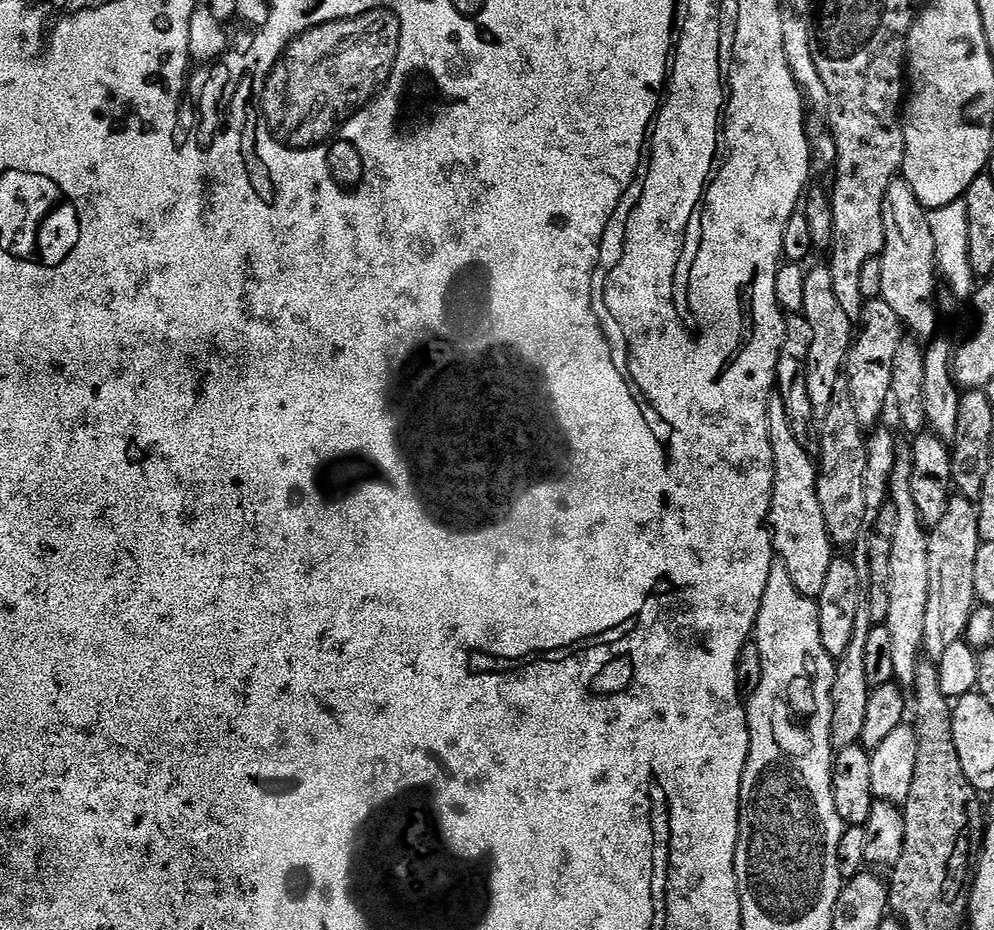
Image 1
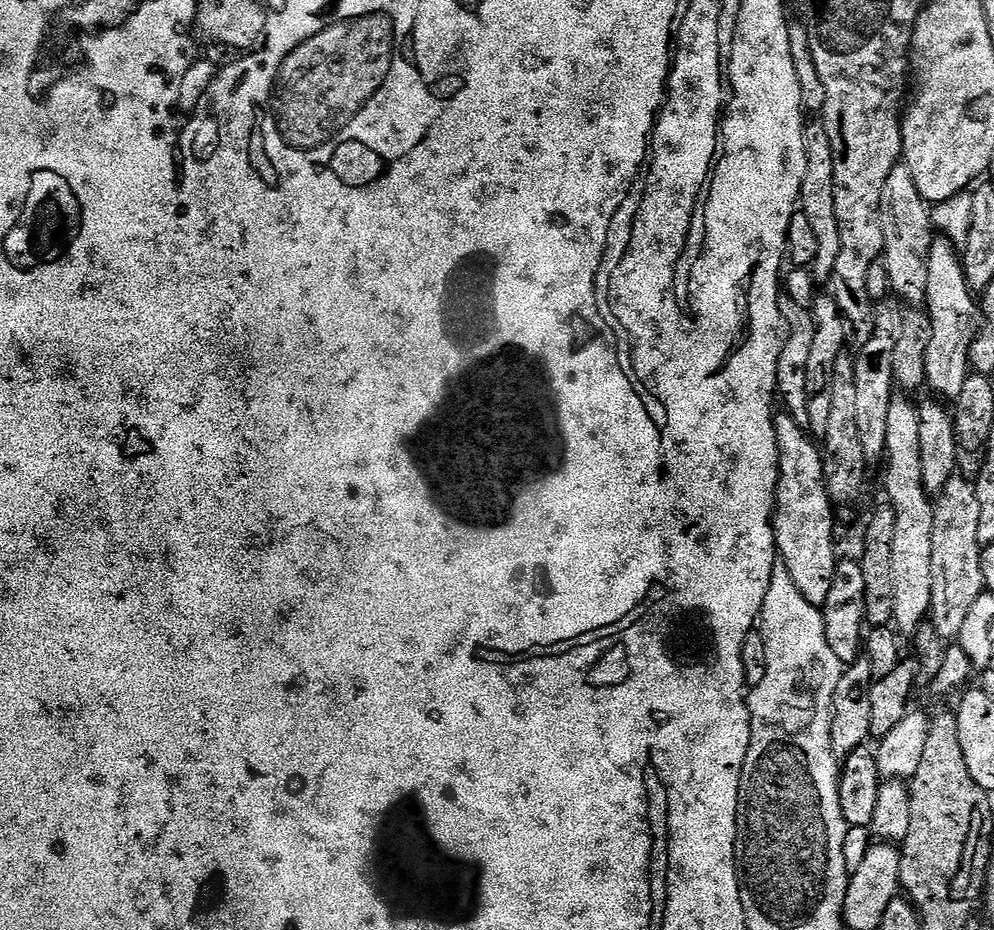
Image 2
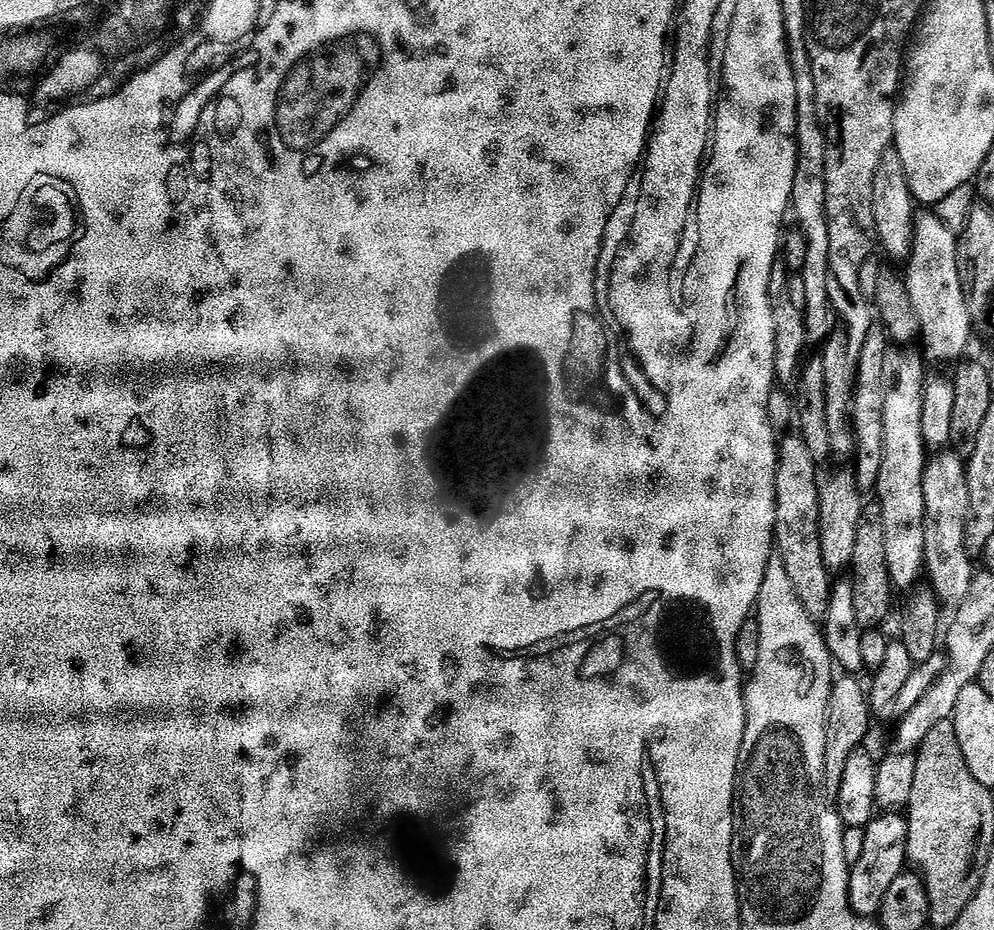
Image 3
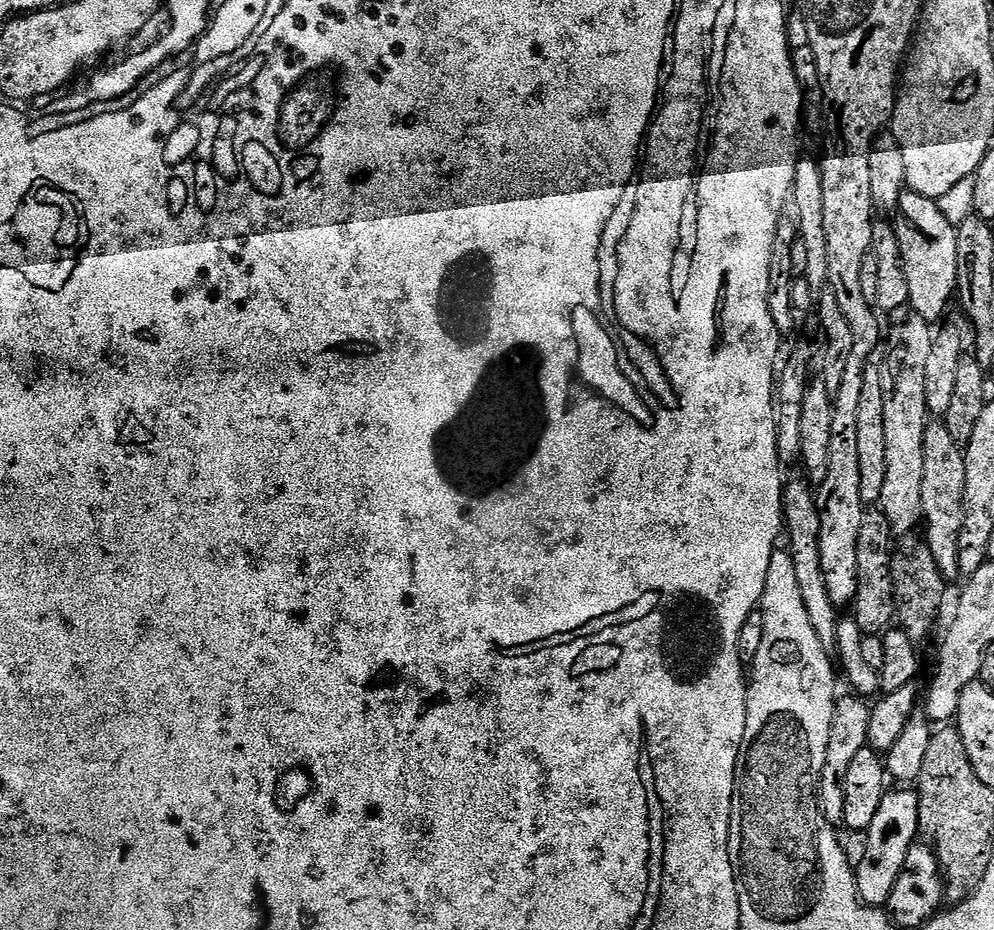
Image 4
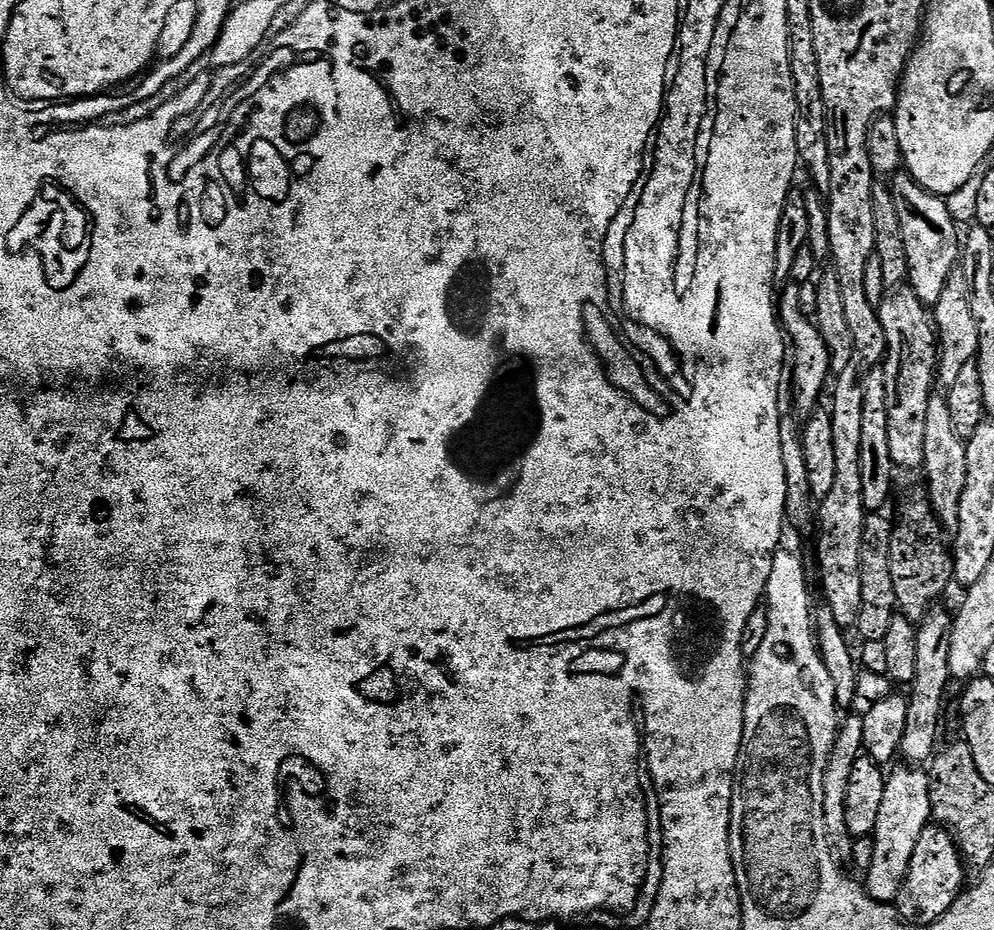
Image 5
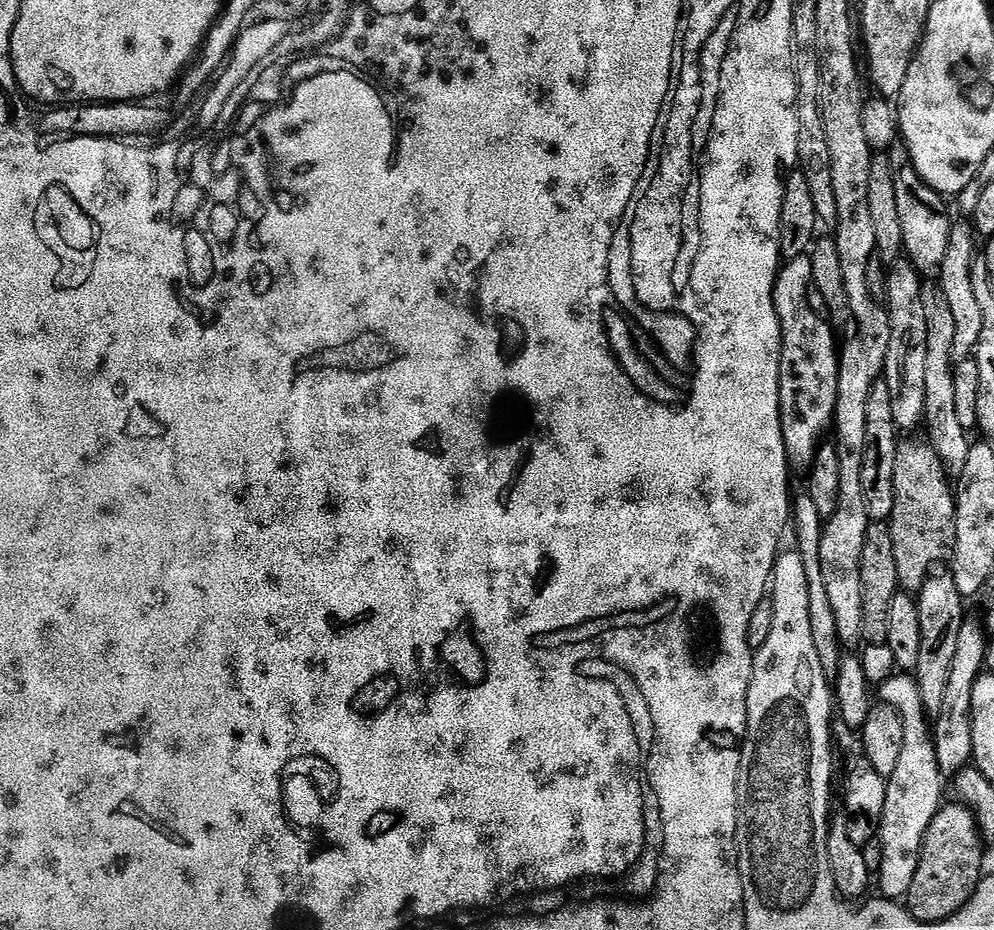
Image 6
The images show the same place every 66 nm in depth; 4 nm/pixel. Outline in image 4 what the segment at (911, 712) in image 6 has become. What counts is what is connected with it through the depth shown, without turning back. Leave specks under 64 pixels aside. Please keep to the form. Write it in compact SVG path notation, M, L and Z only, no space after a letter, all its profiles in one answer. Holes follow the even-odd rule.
M889 791L885 794L882 806L878 806L878 814L874 814L874 822L866 833L868 849L864 852L864 861L861 862L860 868L858 864L855 869L856 888L865 904L887 905L900 875L904 873L904 863L908 861L912 845L917 843L916 832L920 831L919 795L915 791Z

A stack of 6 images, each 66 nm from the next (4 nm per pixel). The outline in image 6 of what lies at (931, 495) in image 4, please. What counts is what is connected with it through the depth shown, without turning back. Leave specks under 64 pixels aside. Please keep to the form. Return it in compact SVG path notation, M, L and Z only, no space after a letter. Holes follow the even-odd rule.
M925 287L922 292L924 298L924 310L928 323L928 349L926 350L926 402L924 403L923 427L928 427L927 443L931 444L932 450L941 465L952 474L959 474L962 466L966 466L966 454L970 447L967 440L966 429L958 426L958 413L954 411L954 361L952 358L952 342L954 340L954 320L950 318L950 310L945 306L944 297L935 287Z

